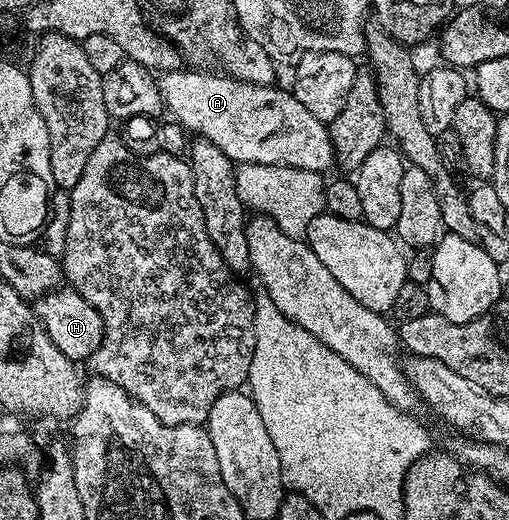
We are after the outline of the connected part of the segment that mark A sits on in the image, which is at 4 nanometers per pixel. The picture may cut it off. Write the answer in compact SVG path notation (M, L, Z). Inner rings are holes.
M190 69L194 71L161 72L158 88L162 94L162 101L167 112L171 111L173 118L186 128L187 132L195 133L201 138L212 141L216 149L223 151L236 165L260 163L266 166L282 164L295 167L298 170L308 170L326 173L331 166L335 166L334 150L330 141L330 128L321 123L300 101L296 101L293 90L281 91L278 85L265 87L255 83L245 83L239 79L231 79L225 73L209 75L206 69Z

